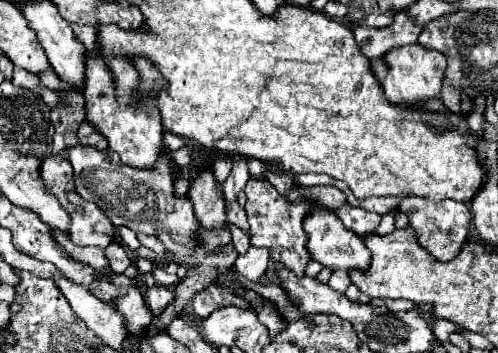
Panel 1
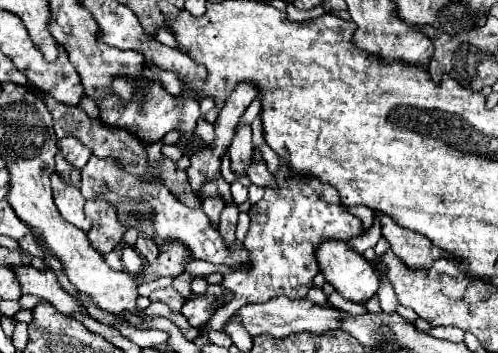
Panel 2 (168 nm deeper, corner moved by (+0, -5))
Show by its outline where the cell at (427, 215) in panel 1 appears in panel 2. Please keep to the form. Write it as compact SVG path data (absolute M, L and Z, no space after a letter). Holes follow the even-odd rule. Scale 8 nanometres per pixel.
M380 213L382 221L382 233L390 241L390 249L412 269L430 269L434 261L442 257L442 249L434 247L430 239L424 235L418 235L416 231L410 231L406 227L400 227L390 219L388 215Z

